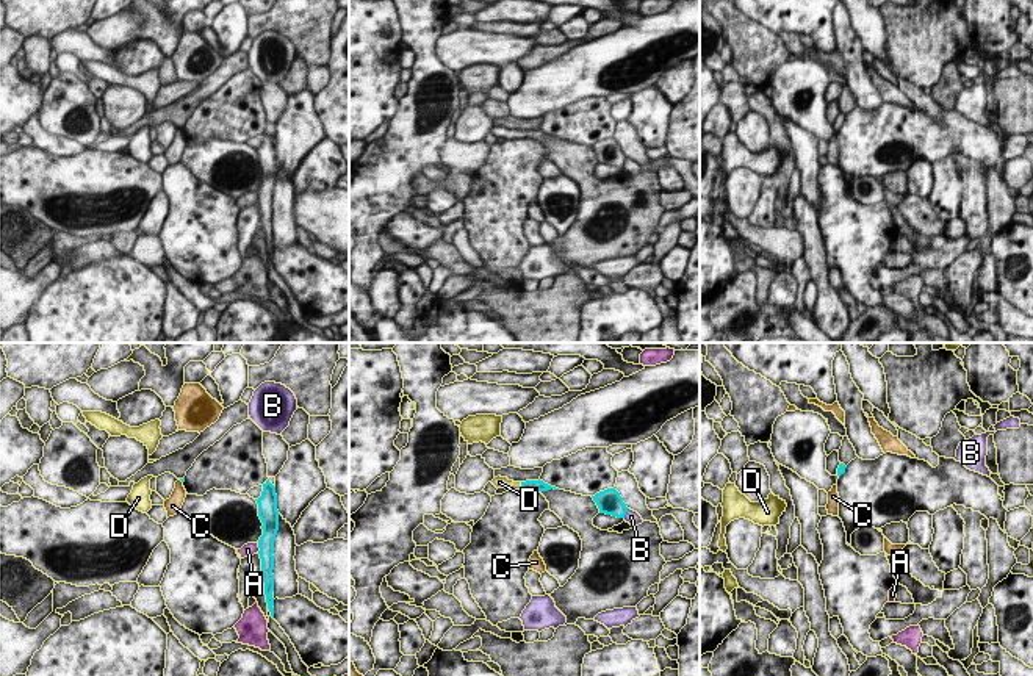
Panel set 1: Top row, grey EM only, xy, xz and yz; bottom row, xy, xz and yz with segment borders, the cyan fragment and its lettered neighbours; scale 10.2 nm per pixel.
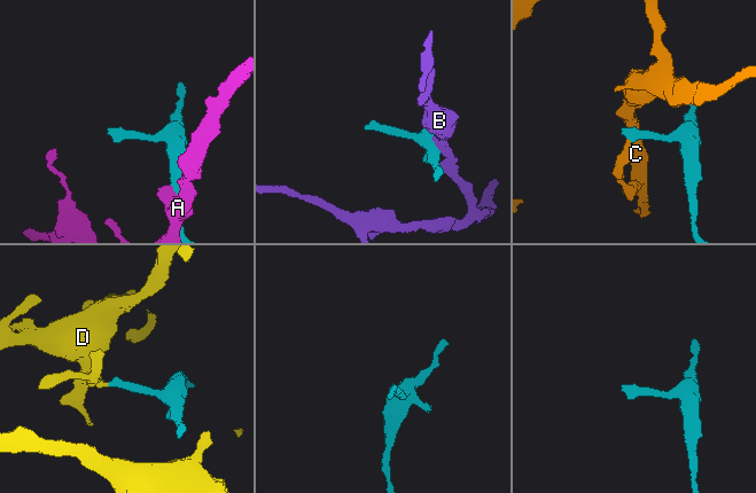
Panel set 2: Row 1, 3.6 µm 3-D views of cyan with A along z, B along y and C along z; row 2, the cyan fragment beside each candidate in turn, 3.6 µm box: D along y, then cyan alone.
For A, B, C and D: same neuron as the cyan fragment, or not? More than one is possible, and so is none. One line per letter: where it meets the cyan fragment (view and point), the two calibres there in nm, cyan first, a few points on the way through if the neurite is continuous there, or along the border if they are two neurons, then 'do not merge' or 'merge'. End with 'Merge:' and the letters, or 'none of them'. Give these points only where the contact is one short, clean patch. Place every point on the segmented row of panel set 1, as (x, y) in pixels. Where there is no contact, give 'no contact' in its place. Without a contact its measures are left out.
A: contact xy (259, 546); calibres 160 and 130 nm; border xy (257, 543), (259, 553); do not merge
B: contact xz (625, 514); calibres 260 and 140 nm; border xz (628, 509), (623, 517); do not merge
C: no contact; do not merge
D: contact xz (521, 485); calibres 130 and 130 nm; way xz (539, 485), (521, 485), (500, 482); merge
Merge: D

